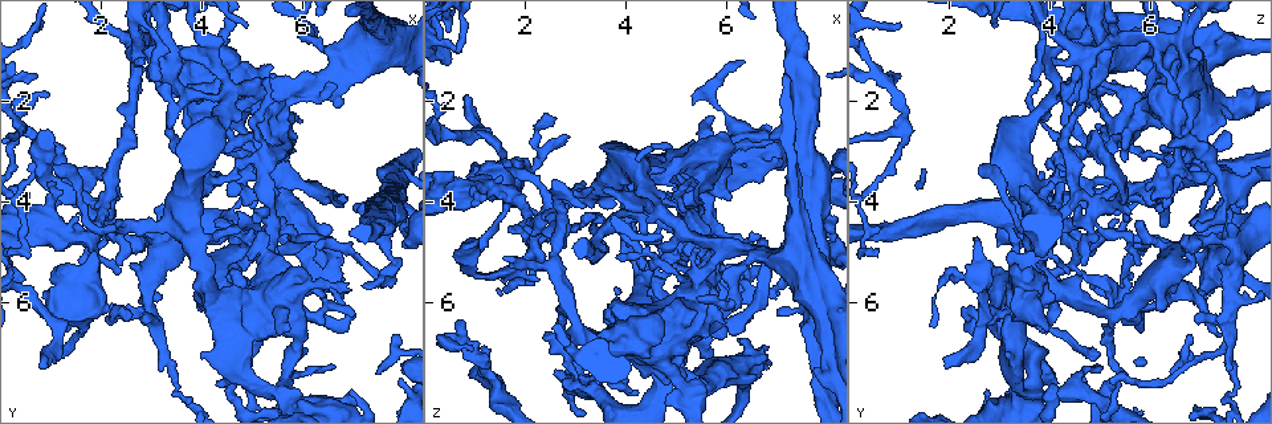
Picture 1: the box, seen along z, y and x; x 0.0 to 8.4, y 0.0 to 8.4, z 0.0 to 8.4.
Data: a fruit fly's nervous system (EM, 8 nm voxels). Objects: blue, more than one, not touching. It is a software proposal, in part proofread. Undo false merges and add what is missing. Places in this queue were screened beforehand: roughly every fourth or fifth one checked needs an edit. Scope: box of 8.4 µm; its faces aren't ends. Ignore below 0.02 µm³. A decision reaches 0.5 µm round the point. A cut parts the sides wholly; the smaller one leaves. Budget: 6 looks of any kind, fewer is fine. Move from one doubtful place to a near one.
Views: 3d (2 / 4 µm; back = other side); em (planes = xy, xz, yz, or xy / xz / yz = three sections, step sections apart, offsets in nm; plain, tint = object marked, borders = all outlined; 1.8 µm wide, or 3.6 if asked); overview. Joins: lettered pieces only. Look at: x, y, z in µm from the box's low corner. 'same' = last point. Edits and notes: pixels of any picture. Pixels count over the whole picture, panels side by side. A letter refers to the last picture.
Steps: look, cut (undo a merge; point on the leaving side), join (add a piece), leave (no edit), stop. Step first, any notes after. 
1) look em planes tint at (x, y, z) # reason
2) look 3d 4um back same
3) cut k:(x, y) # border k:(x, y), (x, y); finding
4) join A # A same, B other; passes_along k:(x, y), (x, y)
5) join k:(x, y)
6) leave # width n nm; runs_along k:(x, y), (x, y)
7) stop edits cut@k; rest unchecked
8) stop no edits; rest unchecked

look em xz step 4 tint at (0.85, 7.25, 1.95) # tapers out

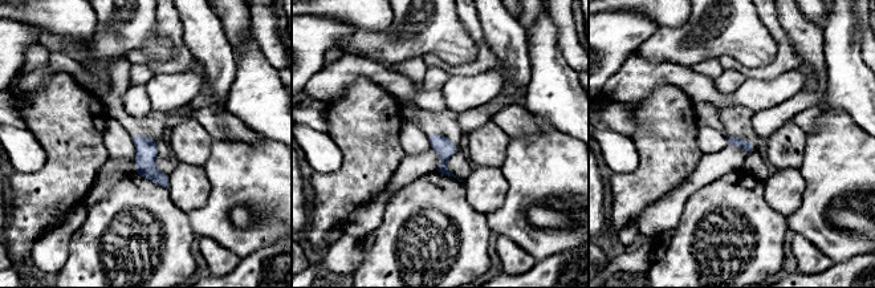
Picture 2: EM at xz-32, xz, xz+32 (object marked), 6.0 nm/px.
look em planes tint same # another direction

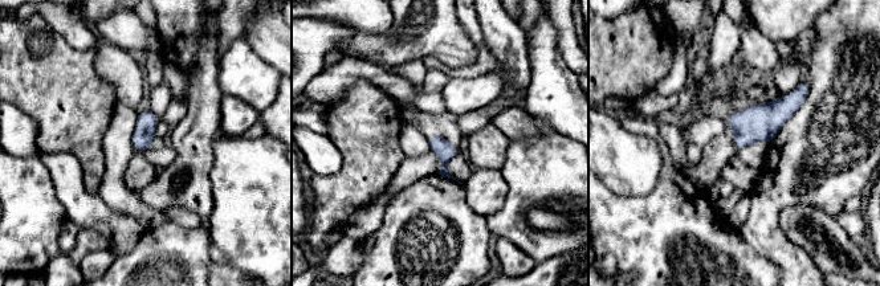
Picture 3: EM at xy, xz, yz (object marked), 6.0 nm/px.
look em planes borders same # what lies round it

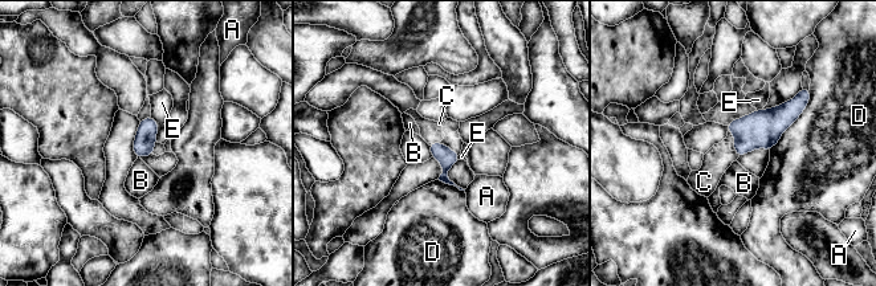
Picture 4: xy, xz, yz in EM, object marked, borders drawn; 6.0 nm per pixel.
join C # A other, B other, C same, D other, E other; the cell continues

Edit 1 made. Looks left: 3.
look 3d 4um at (4.65, 7.60, 4.05) # an open end

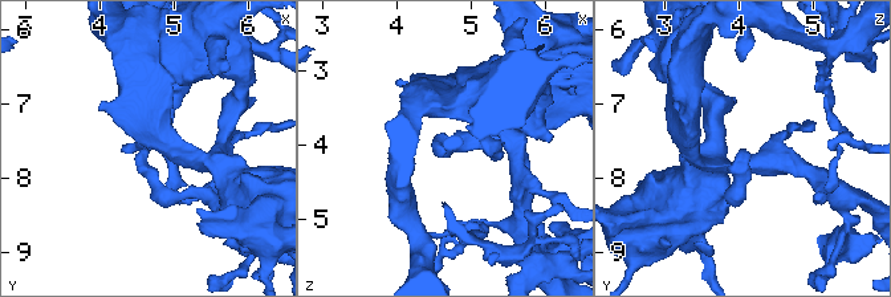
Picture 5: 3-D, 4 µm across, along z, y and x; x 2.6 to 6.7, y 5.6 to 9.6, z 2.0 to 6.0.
look em planes plain at (4.65, 7.65, 4.10)

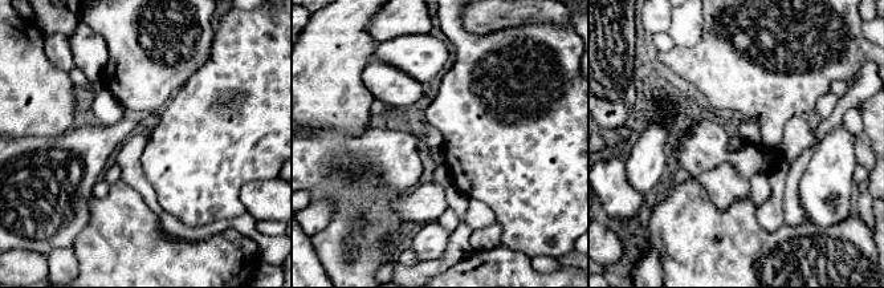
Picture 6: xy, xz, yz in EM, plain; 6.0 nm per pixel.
look em planes borders same # what lies round it

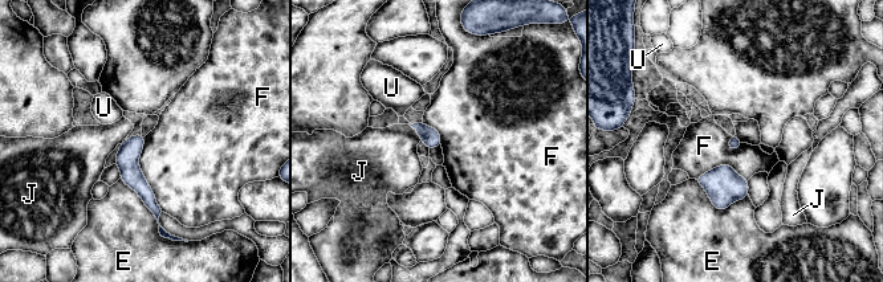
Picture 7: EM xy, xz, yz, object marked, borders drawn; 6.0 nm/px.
leave # E other, F other, J other, U other; runs_along 7:(135, 138), (131, 175), (157, 212); none of them fits

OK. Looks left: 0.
stop edits join@4; rest unchecked

